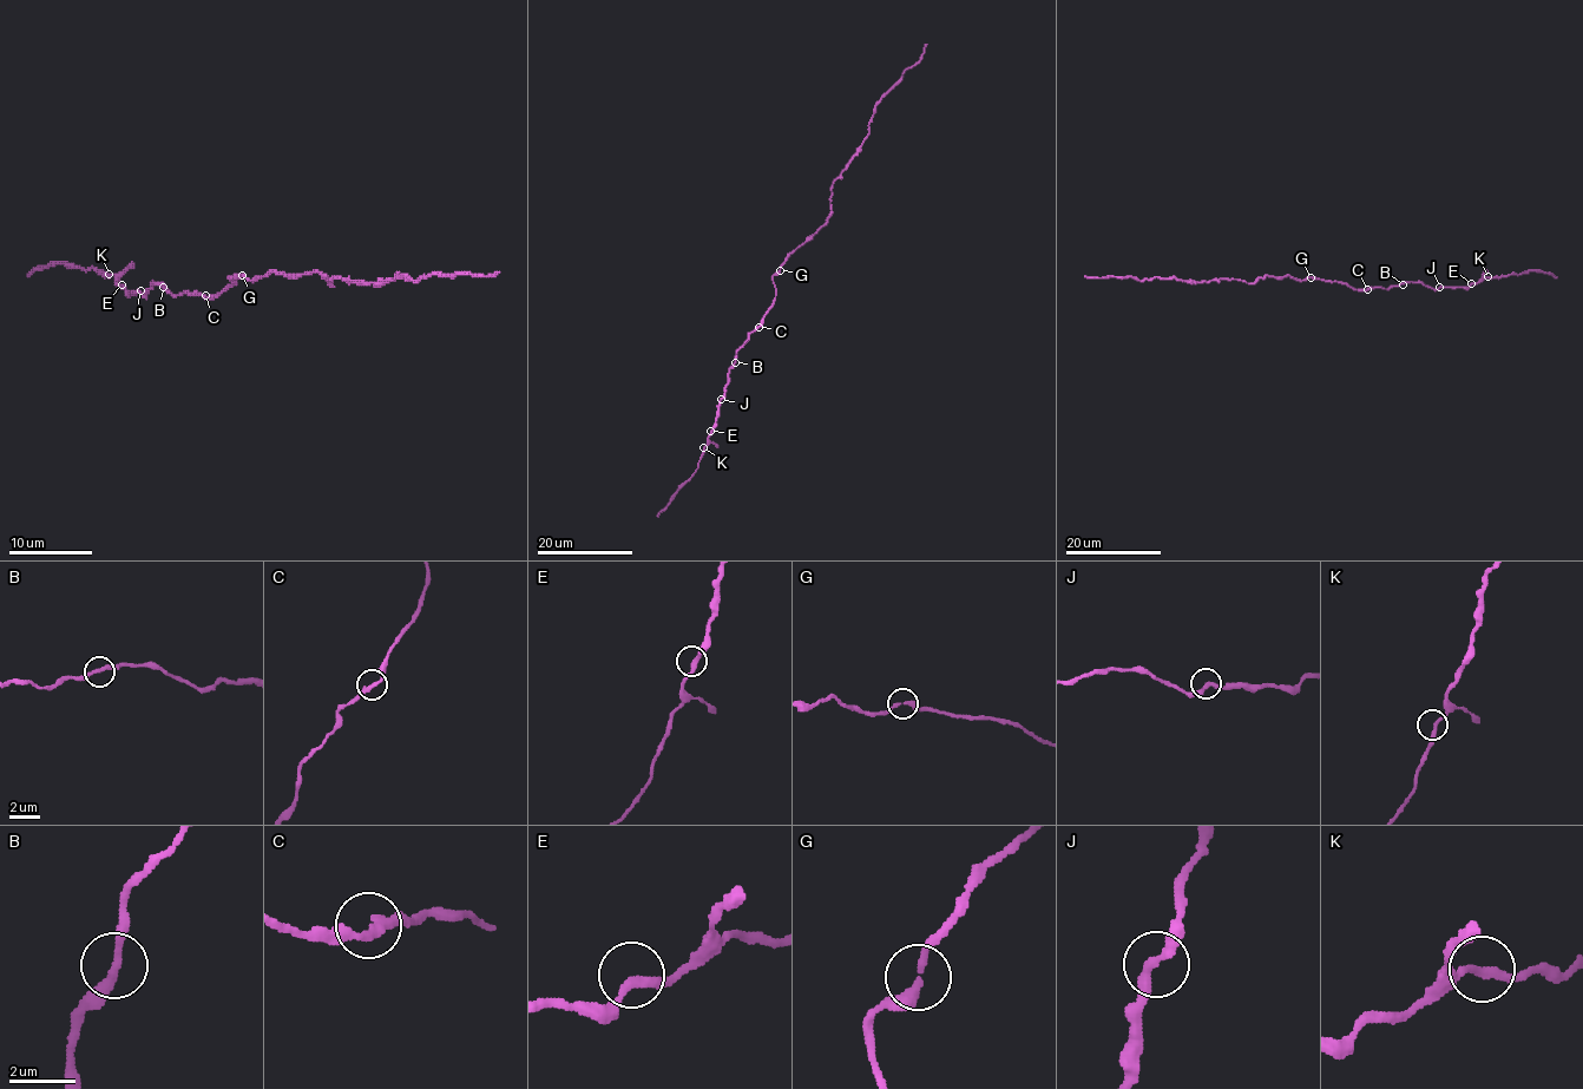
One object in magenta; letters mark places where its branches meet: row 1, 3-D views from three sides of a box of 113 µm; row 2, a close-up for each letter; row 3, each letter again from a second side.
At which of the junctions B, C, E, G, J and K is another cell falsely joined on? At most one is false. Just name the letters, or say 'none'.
none

